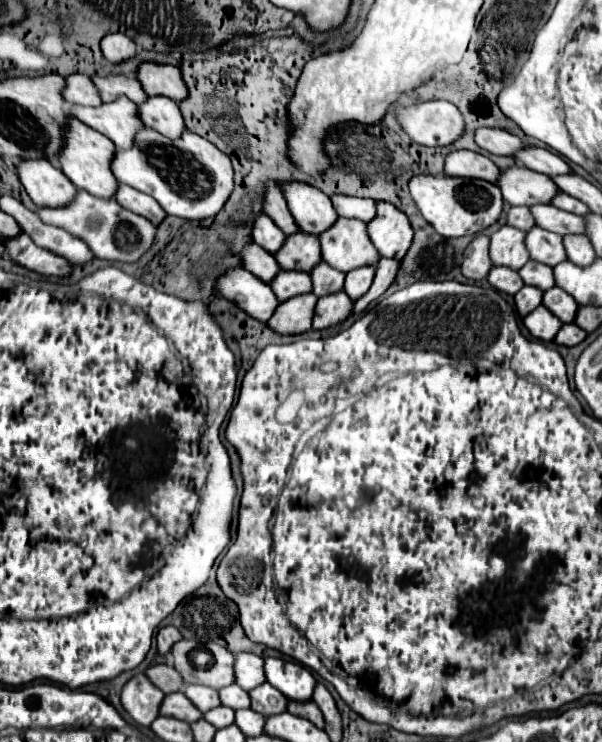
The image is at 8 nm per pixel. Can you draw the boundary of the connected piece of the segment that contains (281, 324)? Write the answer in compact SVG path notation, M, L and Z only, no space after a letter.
M312 292L298 294L280 302L268 320L268 326L278 334L304 334L312 328L316 296Z

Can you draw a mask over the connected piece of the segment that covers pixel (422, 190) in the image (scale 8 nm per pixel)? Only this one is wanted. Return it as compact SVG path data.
M414 176L408 182L410 196L432 228L444 238L472 236L486 226L492 226L502 212L502 194L496 184L472 178L452 176Z

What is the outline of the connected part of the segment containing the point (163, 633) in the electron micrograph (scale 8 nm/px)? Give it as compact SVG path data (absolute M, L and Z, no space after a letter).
M164 626L164 628L160 628L160 632L156 636L156 640L158 640L158 652L160 654L168 654L170 646L174 642L178 642L180 638L182 638L182 634L180 634L180 630L176 626Z

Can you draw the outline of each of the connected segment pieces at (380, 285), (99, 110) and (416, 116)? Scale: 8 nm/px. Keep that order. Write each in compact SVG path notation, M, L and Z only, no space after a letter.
M386 258L378 260L376 274L374 274L370 290L364 296L360 296L358 300L354 300L354 306L352 306L354 314L360 314L372 300L376 300L392 284L396 272L398 272L398 260L386 260Z
M120 96L118 100L96 108L70 104L68 110L74 118L110 138L118 148L130 148L134 130L142 126L136 114L136 104L130 102L126 96Z
M426 100L394 108L402 130L422 146L448 146L462 136L464 122L458 108L446 100Z

